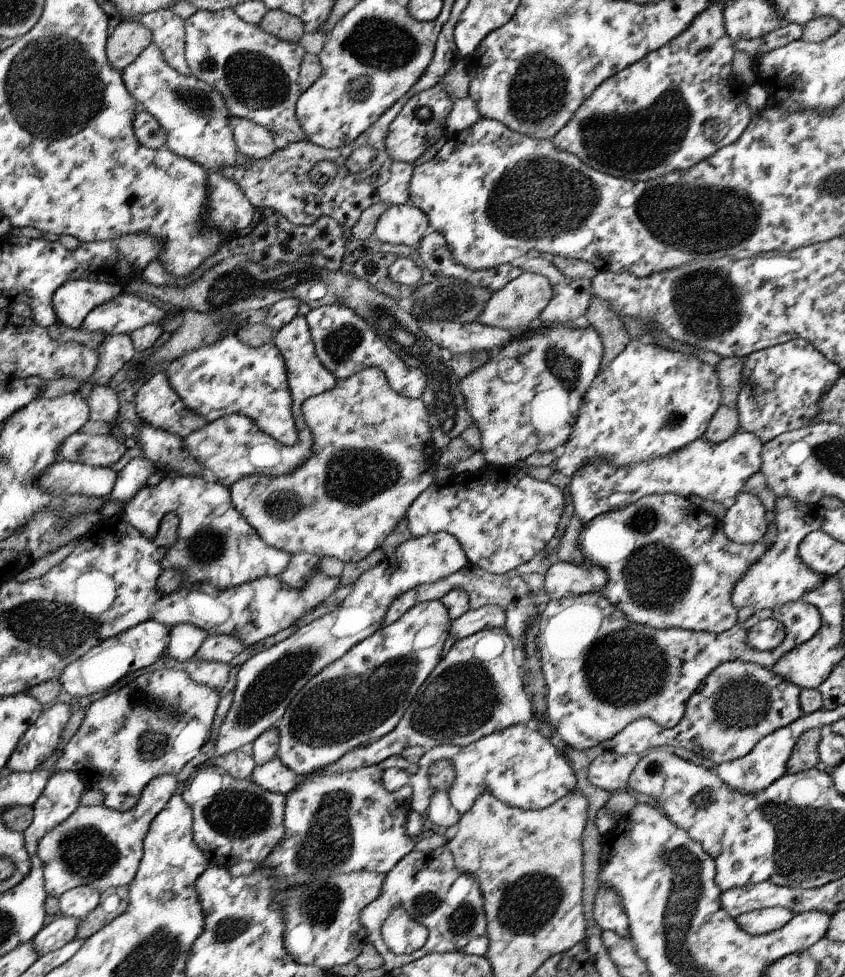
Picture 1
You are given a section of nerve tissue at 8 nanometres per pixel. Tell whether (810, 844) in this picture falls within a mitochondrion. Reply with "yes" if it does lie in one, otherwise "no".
yes

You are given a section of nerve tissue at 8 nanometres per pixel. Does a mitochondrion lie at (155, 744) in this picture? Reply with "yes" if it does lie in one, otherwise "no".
yes

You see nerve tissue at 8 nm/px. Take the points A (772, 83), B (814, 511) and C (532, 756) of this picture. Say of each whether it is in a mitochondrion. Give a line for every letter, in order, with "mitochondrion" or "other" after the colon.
A: other
B: other
C: other

